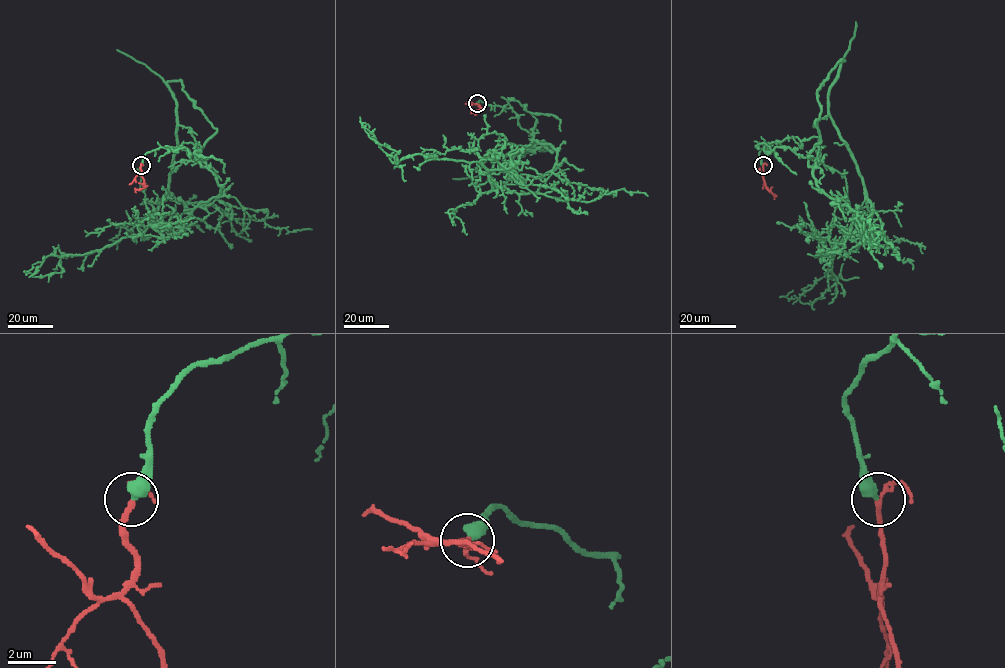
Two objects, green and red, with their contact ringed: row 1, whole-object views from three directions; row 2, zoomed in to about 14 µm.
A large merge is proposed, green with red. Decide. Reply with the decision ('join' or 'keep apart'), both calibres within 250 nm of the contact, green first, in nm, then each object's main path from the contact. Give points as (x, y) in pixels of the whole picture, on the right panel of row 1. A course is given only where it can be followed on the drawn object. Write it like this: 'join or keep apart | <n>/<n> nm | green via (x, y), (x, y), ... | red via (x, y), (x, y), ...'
join | 500/180 nm | green via (763, 165), (765, 142), (827, 116), (862, 178), (869, 220), (835, 251), (838, 280), (813, 303), (792, 290) | red via (763, 165), (763, 178), (774, 199)

